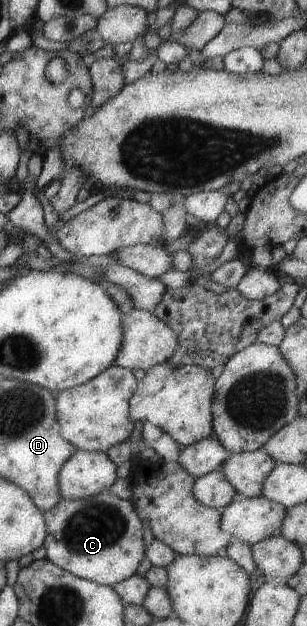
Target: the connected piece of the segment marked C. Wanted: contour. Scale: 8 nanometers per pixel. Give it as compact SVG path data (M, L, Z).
M108 489L87 498L62 498L43 514L48 535L43 546L54 565L105 586L136 574L145 555L145 523L130 500L122 499Z

